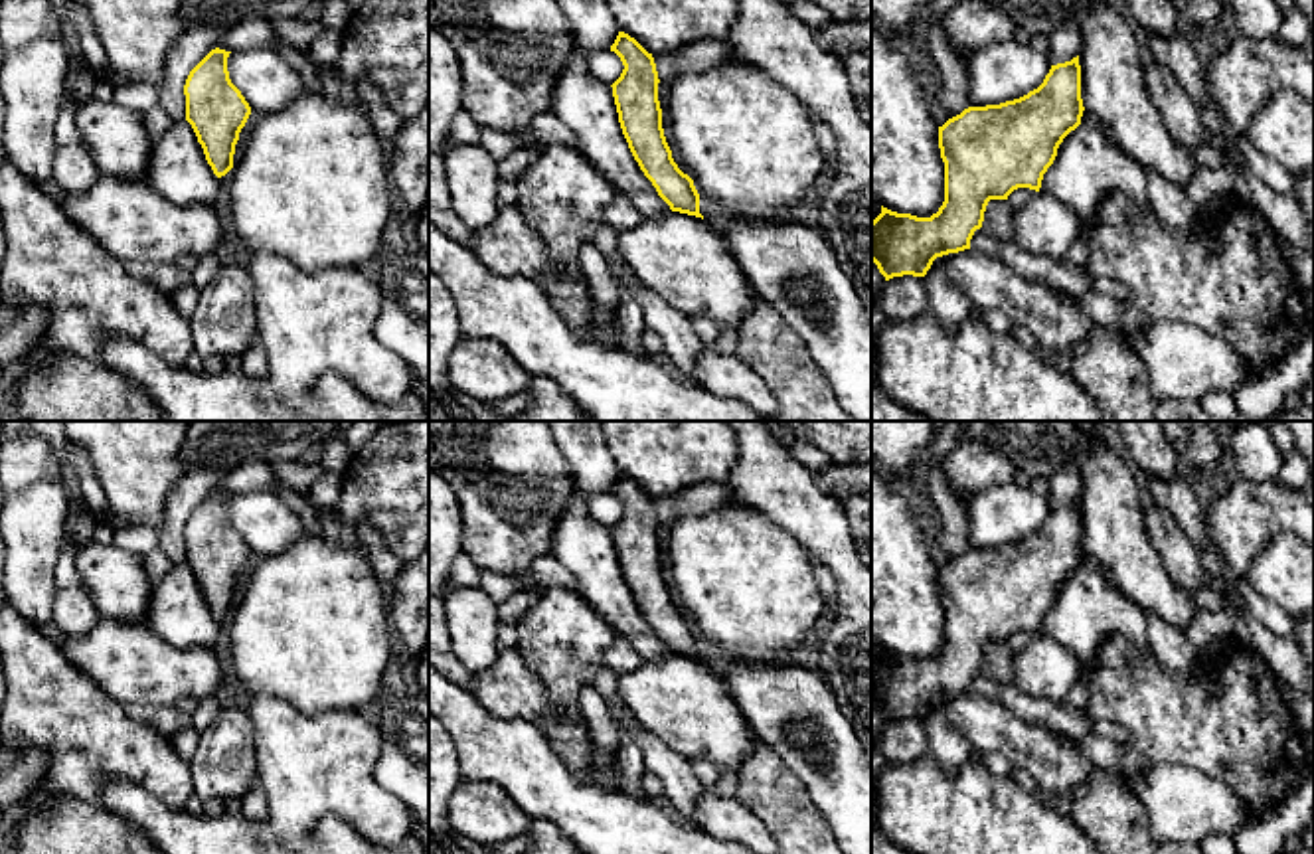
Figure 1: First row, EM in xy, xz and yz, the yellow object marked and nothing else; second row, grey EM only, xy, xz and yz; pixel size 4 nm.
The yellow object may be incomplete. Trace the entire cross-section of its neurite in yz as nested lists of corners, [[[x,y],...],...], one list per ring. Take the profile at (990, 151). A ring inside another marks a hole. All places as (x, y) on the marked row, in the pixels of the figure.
[[[1077,55],[1051,65],[1043,83],[1027,95],[1000,105],[968,107],[939,127],[944,162],[944,202],[939,212],[917,217],[881,206],[881,214],[871,221],[871,261],[885,281],[903,275],[925,277],[937,257],[970,249],[990,200],[1008,200],[1018,188],[1039,192],[1059,144],[1081,125],[1083,111]]]

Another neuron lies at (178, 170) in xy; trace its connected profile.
[[[174,121],[152,144],[144,186],[176,206],[209,204],[219,194],[219,178],[205,160],[192,125]]]

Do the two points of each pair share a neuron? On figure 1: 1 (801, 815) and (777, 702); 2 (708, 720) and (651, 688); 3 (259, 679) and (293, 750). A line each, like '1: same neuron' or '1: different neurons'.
1: different neurons
2: same neuron
3: different neurons

